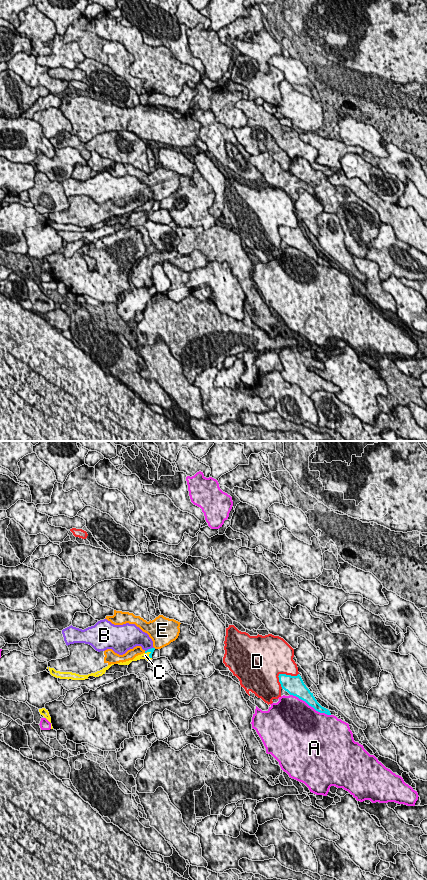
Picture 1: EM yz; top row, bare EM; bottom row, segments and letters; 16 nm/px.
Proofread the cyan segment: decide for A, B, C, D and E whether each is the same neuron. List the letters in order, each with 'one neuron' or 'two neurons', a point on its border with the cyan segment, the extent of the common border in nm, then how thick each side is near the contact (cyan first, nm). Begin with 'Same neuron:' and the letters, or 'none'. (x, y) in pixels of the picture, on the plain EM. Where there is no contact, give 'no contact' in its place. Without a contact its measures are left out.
Same neuron: C
A: two neurons | yz (310, 257) | 750 nm | 220/480 nm
B: two neurons | yz (149, 201) | 160 nm | 70/260 nm
C: one neuron | yz (149, 206) | 150 nm | 70/100 nm
D: two neurons | yz (282, 226) | 380 nm | 300/480 nm
E: two neurons | no contact

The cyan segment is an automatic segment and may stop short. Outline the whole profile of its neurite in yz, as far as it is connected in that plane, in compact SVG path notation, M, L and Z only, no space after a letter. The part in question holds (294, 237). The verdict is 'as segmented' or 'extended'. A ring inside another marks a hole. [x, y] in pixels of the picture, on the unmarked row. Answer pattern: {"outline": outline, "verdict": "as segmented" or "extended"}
{"outline": "M279 226L278 229L282 241L287 243L290 247L296 248L299 251L305 253L309 258L313 259L320 265L331 267L328 261L322 259L317 254L317 252L313 248L313 245L311 245L310 242L306 239L299 226L297 228Z", "verdict": "as segmented"}

